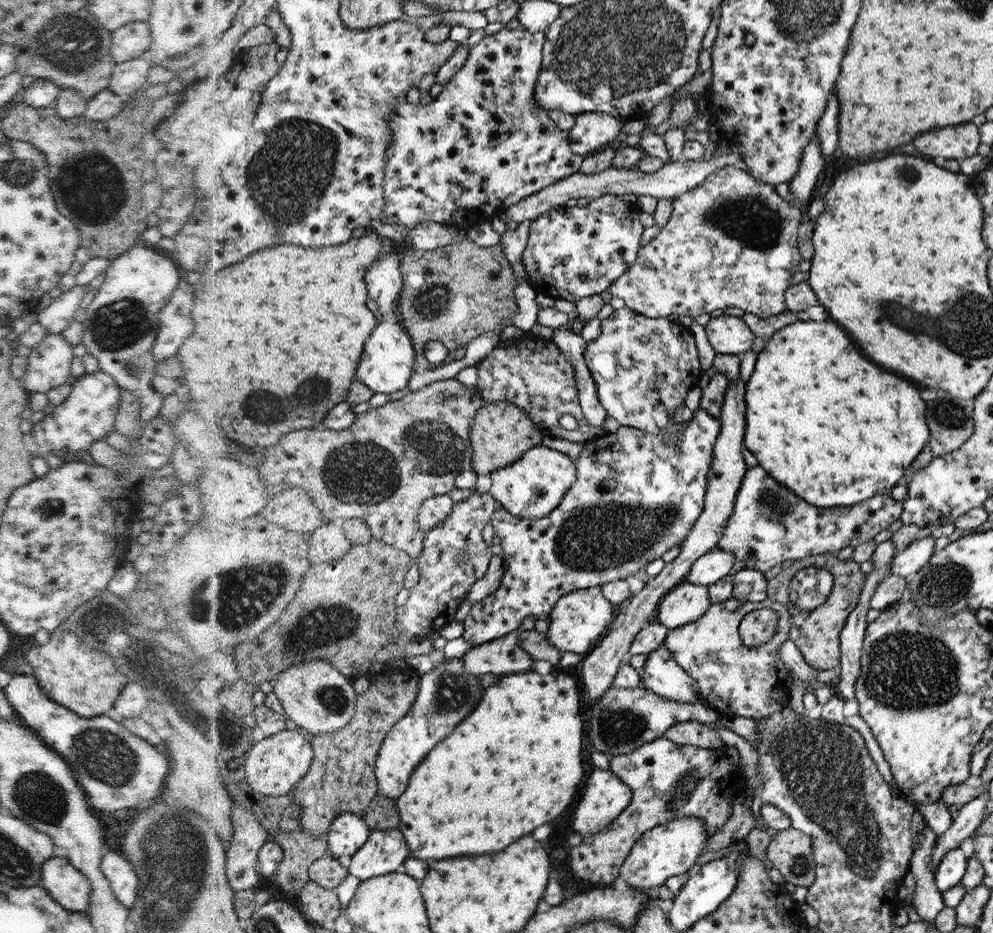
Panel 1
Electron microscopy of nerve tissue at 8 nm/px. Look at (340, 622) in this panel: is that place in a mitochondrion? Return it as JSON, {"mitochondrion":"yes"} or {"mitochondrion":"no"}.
{"mitochondrion":"yes"}

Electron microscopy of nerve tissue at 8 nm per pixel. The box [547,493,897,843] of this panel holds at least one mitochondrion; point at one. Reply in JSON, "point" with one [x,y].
{"point":[597,540]}

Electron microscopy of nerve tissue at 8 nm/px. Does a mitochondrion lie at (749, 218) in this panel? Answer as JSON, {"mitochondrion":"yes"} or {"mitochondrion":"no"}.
{"mitochondrion":"yes"}

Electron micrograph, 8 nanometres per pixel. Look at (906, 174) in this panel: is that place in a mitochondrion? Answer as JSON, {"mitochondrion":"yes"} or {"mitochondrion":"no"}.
{"mitochondrion":"yes"}

